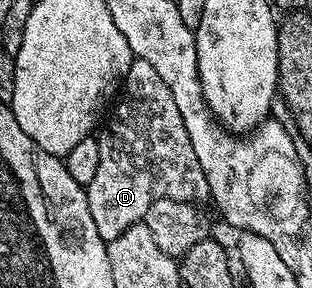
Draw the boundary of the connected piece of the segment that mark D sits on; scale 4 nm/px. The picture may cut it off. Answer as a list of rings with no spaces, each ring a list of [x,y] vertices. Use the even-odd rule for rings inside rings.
[[[135,59],[132,62],[121,88],[121,98],[114,107],[115,116],[111,119],[111,131],[98,136],[101,162],[97,165],[97,177],[93,177],[91,184],[85,188],[89,211],[93,213],[97,231],[106,243],[121,237],[135,223],[144,222],[149,213],[149,205],[153,205],[158,199],[195,203],[203,201],[199,199],[208,198],[205,173],[197,162],[197,153],[193,153],[193,141],[189,141],[189,133],[185,131],[185,121],[181,121],[181,112],[173,101],[173,93],[169,93],[169,85],[161,81],[157,69],[153,69],[149,61]]]

